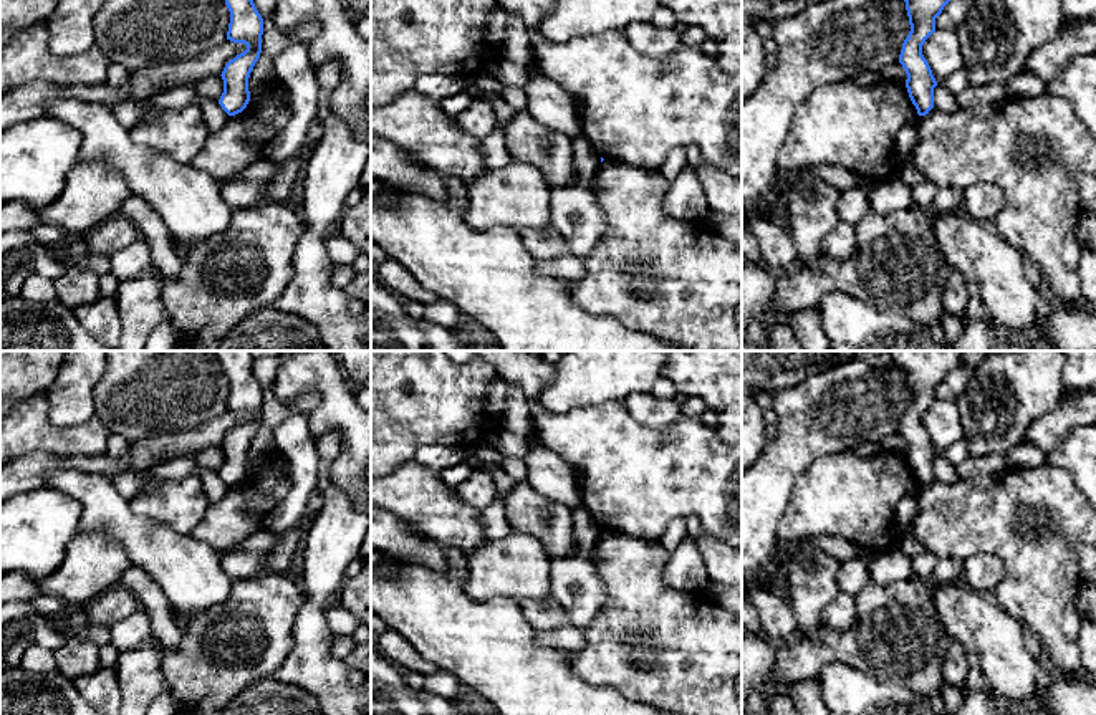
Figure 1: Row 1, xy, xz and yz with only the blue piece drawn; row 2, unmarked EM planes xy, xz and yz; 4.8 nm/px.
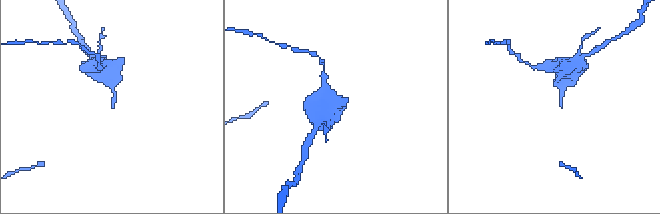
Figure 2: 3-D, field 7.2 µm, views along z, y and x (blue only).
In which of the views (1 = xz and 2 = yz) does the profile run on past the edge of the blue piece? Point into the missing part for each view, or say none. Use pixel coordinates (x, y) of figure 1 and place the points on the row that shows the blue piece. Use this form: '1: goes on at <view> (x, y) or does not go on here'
1: does not go on here
2: does not go on here

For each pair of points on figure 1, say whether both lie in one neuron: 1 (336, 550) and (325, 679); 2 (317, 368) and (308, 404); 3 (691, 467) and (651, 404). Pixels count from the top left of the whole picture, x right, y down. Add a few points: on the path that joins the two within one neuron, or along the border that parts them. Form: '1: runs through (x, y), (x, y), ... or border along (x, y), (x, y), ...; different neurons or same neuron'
1: runs through (322, 581), (322, 591), (315, 604), (315, 647); same neuron
2: border along (320, 394), (300, 393), (285, 404); different neurons
3: border along (629, 411), (651, 427), (668, 427), (681, 414); different neurons

